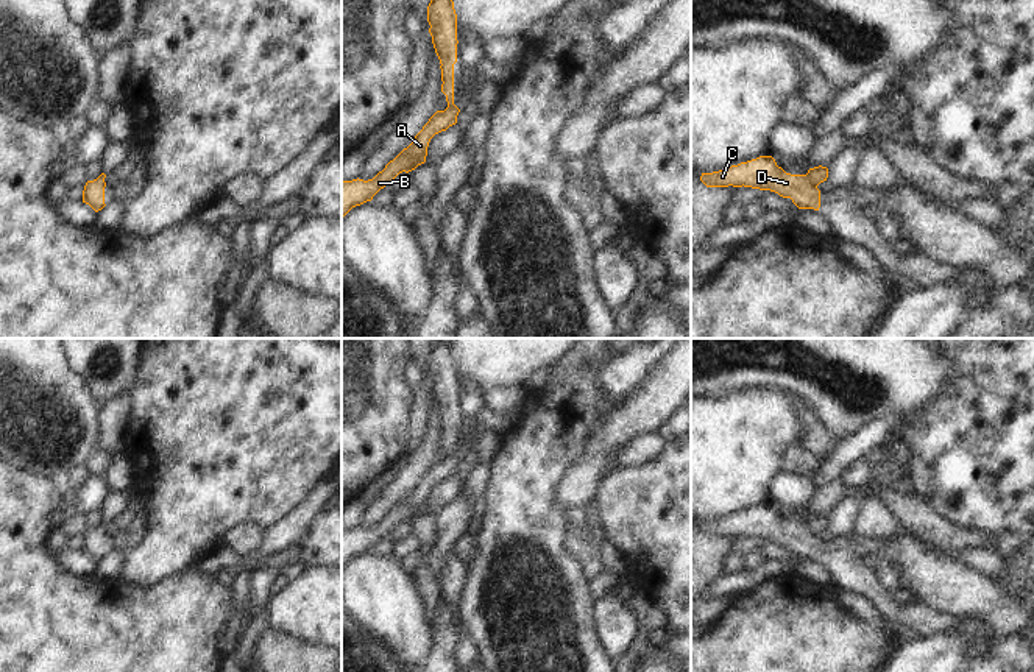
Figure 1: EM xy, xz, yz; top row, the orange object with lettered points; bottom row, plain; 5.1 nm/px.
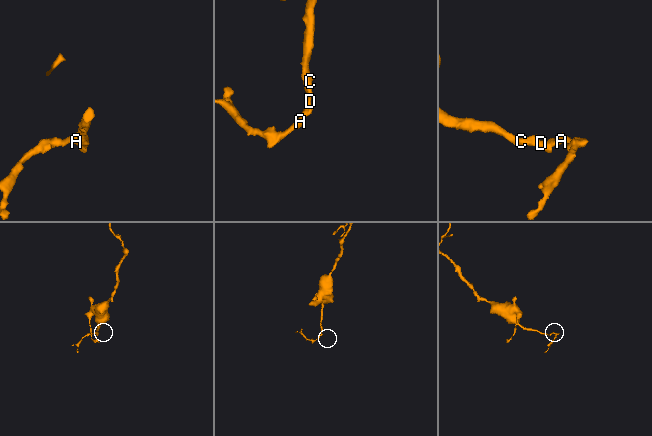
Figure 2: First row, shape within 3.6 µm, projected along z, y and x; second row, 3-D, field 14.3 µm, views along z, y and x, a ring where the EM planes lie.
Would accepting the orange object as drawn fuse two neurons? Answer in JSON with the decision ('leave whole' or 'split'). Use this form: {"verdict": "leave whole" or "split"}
{"verdict": "split"}

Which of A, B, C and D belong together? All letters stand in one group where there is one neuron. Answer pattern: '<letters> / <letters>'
A B / C D

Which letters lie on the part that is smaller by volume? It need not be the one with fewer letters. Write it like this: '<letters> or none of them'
A, B

